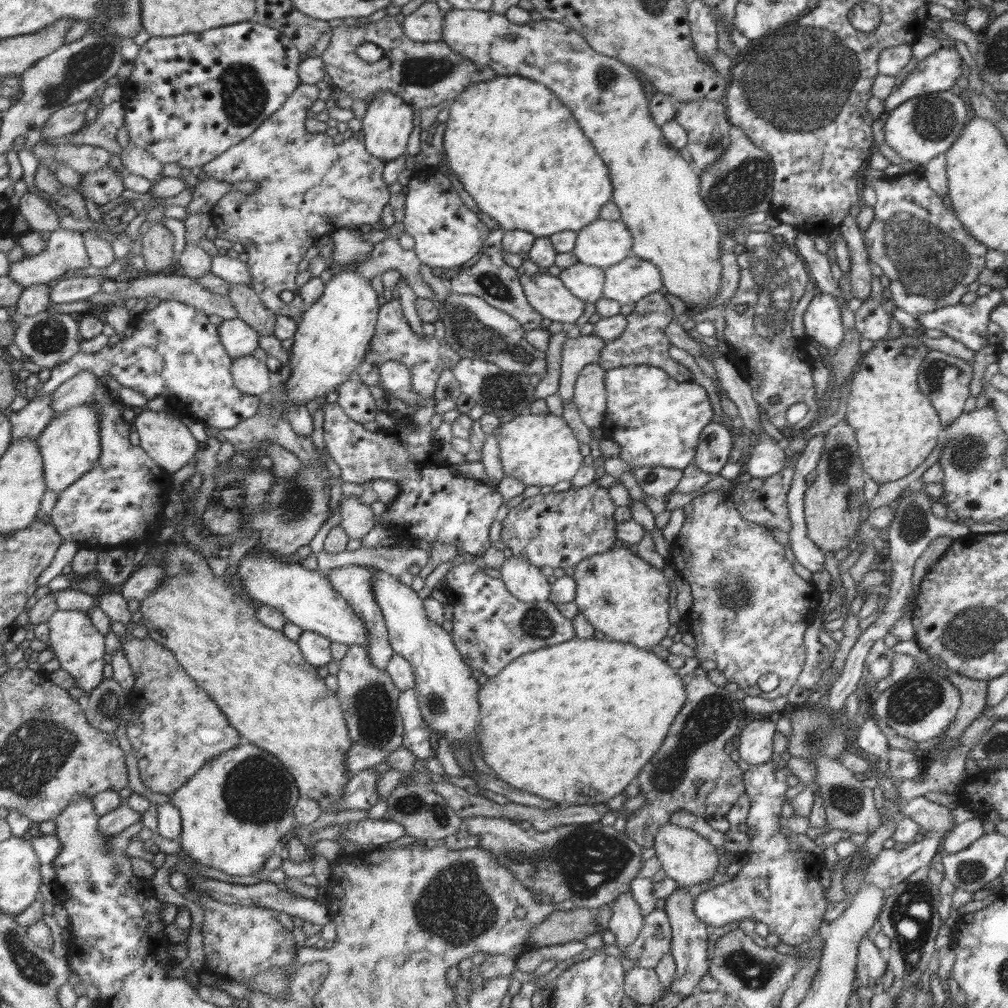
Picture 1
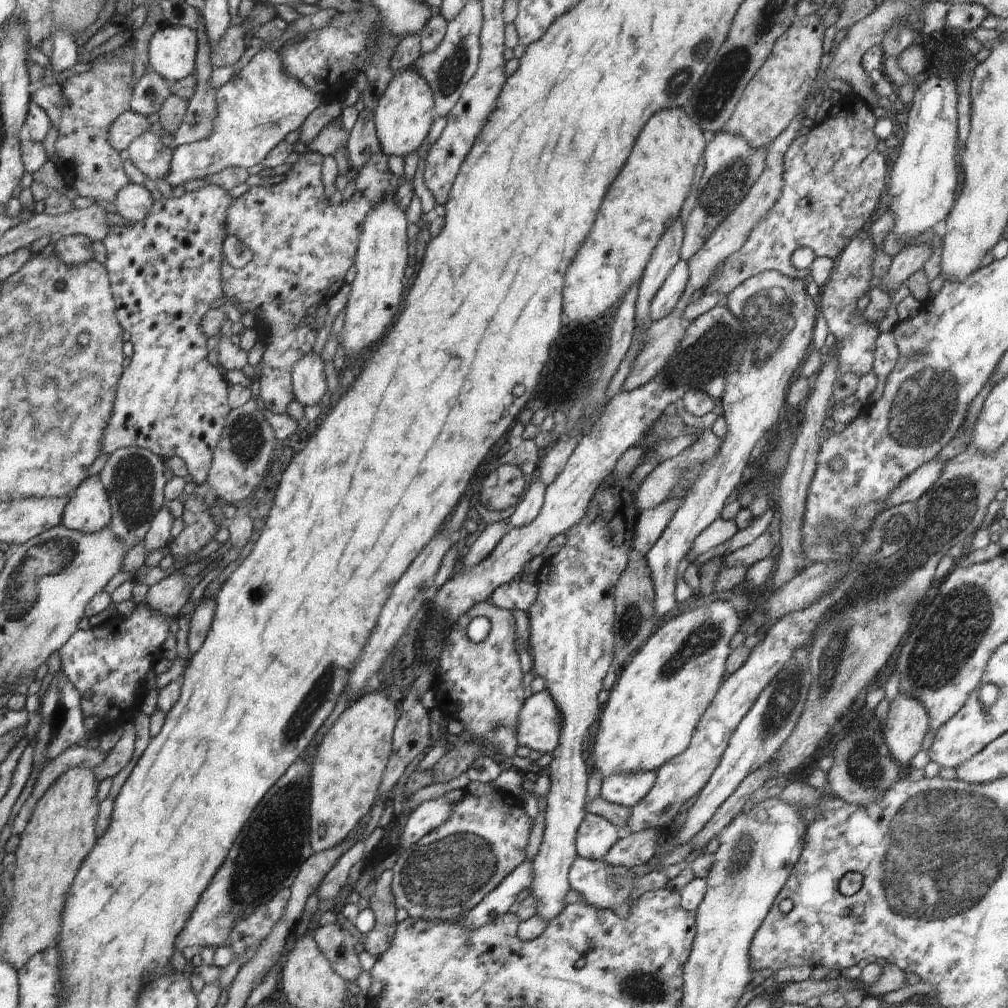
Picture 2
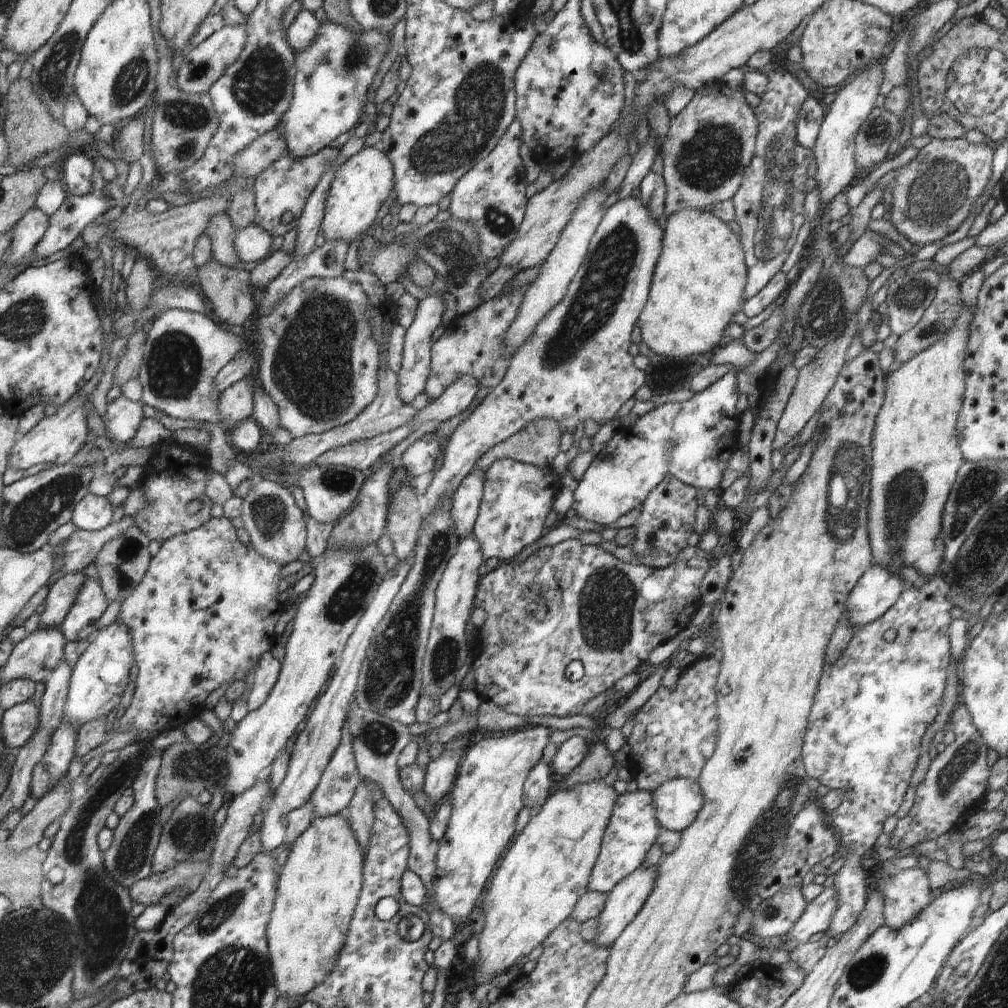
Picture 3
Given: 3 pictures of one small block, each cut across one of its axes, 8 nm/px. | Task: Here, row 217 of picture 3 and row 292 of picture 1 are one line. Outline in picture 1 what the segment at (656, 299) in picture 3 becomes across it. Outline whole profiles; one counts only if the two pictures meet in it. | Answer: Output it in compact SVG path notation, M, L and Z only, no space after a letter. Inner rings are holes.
M452 8L444 12L440 40L450 45L450 49L454 49L456 53L490 67L500 76L516 74L550 88L574 112L574 118L578 120L582 132L592 140L596 152L610 168L614 184L612 202L618 206L621 221L634 237L632 254L658 267L668 296L677 296L684 301L688 313L712 306L721 282L721 246L724 234L720 232L716 218L702 200L700 176L682 158L681 152L666 141L661 127L654 123L649 107L650 89L642 87L642 81L628 65L614 57L596 52L577 30L558 21L543 19L540 25L519 25L491 10Z

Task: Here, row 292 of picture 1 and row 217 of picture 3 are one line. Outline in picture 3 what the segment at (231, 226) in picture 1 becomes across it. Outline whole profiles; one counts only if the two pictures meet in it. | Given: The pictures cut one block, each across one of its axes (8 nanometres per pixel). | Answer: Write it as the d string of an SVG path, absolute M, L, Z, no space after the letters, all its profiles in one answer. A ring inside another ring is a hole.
M327 147L322 148L316 154L310 154L310 156L302 158L302 160L290 158L288 152L282 154L282 158L274 160L254 180L255 224L260 226L265 232L268 232L272 238L284 237L284 234L291 232L292 228L296 225L296 221L302 215L310 194L314 192L316 184L320 182L324 172L338 160L338 154L340 154L340 149ZM286 212L292 213L292 220L288 224L283 224L281 219Z

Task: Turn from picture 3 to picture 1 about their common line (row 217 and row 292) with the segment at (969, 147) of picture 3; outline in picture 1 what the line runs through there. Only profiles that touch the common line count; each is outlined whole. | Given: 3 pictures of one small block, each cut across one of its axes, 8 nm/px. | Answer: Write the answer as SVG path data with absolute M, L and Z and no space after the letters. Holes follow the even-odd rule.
M920 170L887 178L864 175L861 181L861 188L870 185L876 192L874 220L863 236L864 244L869 258L890 279L890 286L886 290L890 291L888 299L892 305L916 317L924 312L934 312L938 308L960 303L968 293L970 284L978 281L980 272L986 268L986 245L965 230L949 203L932 191Z

